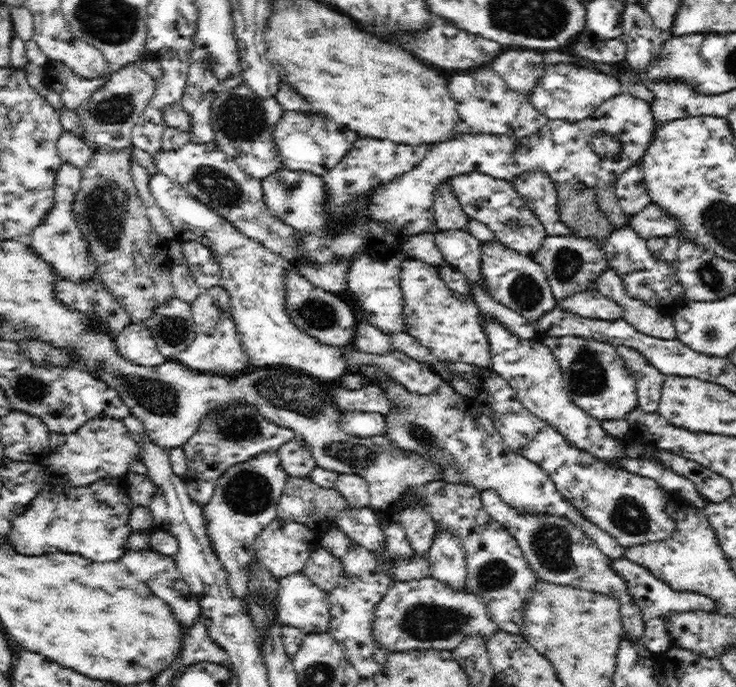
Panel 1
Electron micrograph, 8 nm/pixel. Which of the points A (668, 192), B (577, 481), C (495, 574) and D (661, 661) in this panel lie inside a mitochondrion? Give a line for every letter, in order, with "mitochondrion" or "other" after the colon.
A: other
B: other
C: mitochondrion
D: other

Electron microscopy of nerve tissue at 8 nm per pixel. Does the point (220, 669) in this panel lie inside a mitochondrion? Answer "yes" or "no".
yes

